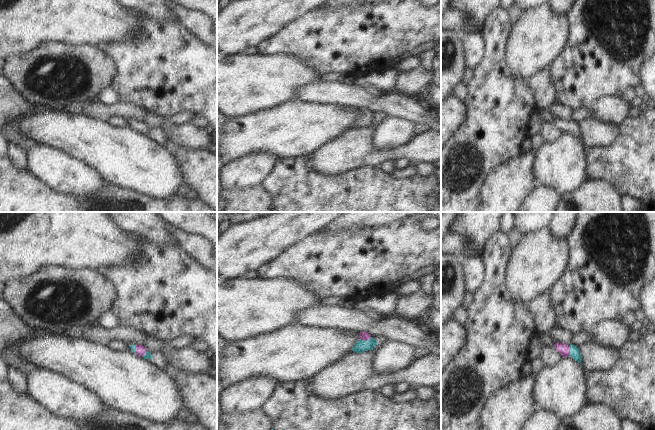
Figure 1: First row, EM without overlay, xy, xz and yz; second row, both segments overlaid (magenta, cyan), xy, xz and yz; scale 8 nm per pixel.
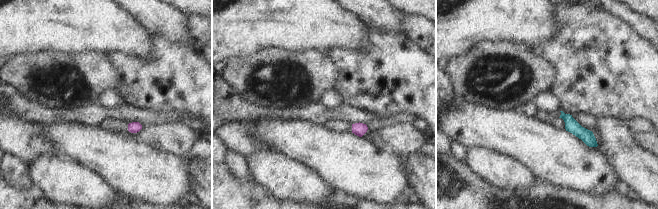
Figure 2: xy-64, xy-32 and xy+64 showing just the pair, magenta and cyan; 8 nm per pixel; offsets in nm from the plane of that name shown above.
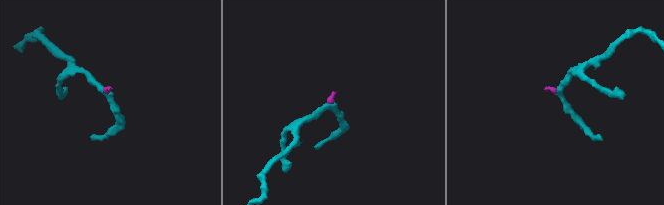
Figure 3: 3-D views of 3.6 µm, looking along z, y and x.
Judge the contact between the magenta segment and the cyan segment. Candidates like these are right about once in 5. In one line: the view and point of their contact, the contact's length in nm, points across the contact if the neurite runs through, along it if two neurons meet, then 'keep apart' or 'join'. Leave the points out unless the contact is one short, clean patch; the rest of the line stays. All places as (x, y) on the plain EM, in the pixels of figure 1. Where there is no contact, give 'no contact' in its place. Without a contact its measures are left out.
xz (365, 116) | 90 nm | across xz (364, 112), (365, 116), (360, 122) | join

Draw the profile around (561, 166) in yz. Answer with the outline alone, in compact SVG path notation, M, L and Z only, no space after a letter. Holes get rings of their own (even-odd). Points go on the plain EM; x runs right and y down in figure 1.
M570 132L563 133L555 143L544 143L533 164L537 185L554 189L562 197L586 181L586 168L584 142Z

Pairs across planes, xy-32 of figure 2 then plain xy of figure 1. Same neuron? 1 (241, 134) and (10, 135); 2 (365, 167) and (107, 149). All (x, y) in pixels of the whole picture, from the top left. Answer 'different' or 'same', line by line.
1: same
2: same

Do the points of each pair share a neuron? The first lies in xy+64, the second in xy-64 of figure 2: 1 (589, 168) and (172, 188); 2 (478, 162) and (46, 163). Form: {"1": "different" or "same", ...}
{"1": "same", "2": "same"}

